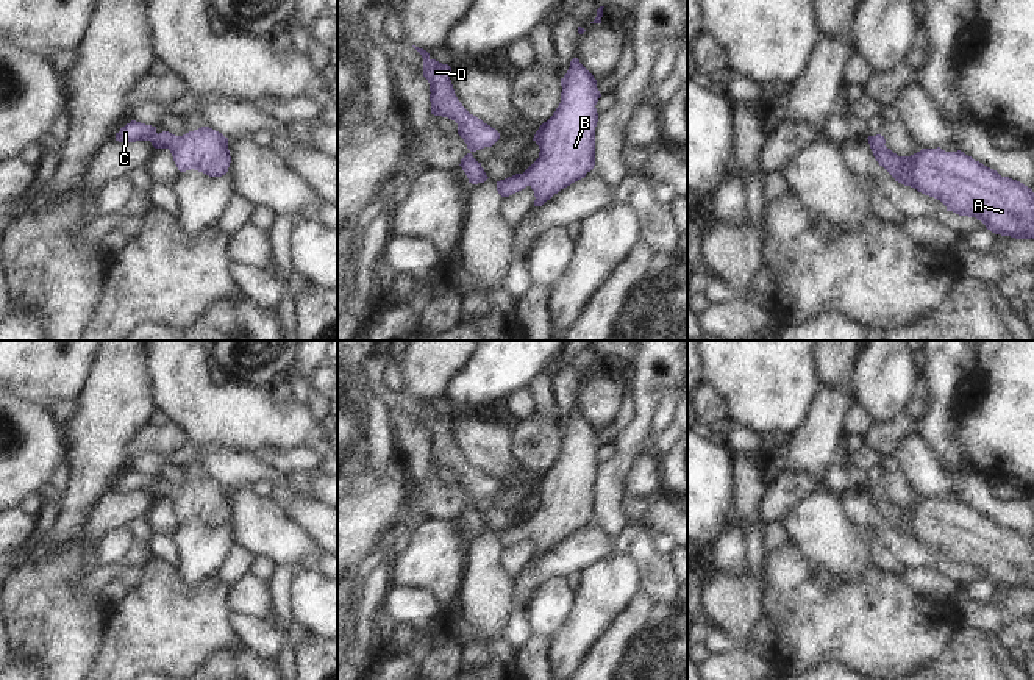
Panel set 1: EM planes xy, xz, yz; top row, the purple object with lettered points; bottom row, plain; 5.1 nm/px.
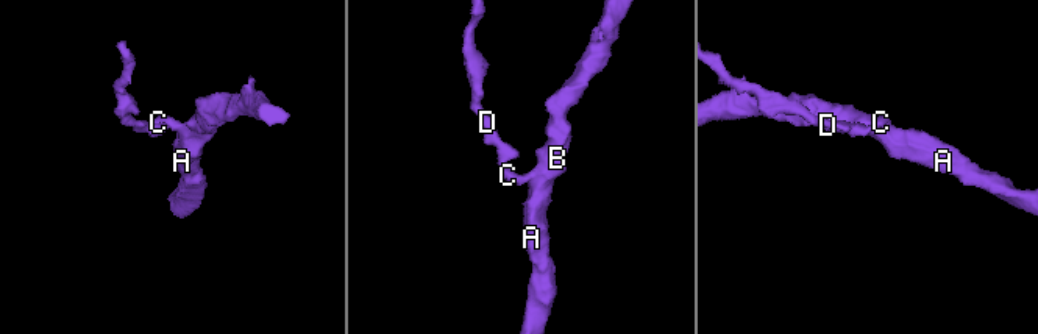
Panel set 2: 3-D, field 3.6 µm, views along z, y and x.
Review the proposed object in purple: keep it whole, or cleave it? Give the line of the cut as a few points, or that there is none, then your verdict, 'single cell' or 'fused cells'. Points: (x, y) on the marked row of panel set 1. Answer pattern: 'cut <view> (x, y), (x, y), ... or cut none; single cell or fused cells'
cut none; single cell

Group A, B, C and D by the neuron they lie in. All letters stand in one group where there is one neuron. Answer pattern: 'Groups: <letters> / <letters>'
Groups: A B C D.

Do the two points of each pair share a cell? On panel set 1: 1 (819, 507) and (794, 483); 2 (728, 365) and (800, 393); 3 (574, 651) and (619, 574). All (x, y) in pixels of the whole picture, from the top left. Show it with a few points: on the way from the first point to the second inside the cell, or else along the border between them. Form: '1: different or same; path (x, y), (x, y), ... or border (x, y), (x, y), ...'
1: different; border (822, 488), (805, 496), (781, 519)
2: same; path (745, 365), (761, 365), (783, 383)
3: same; path (578, 632), (592, 615), (603, 593)

